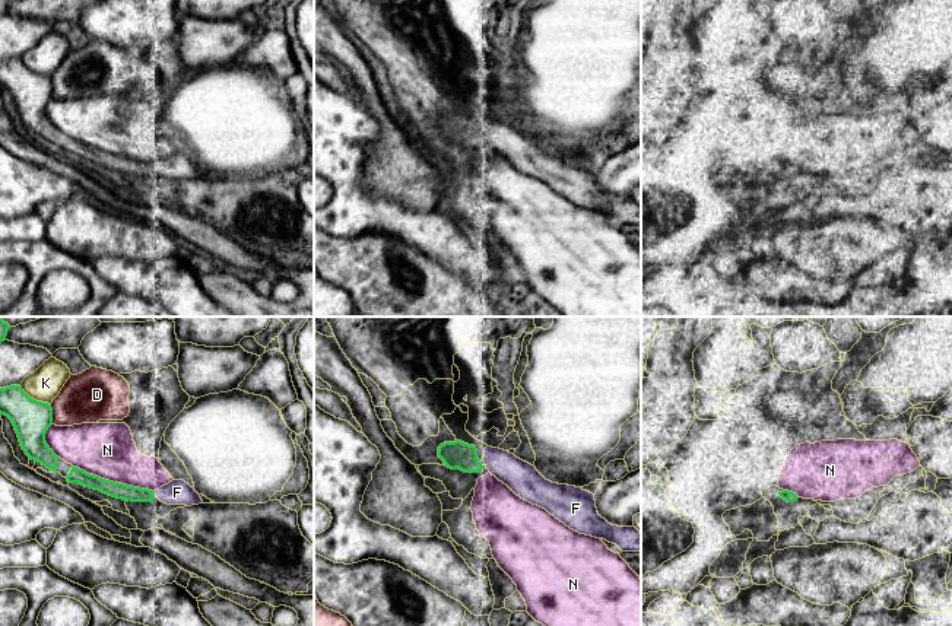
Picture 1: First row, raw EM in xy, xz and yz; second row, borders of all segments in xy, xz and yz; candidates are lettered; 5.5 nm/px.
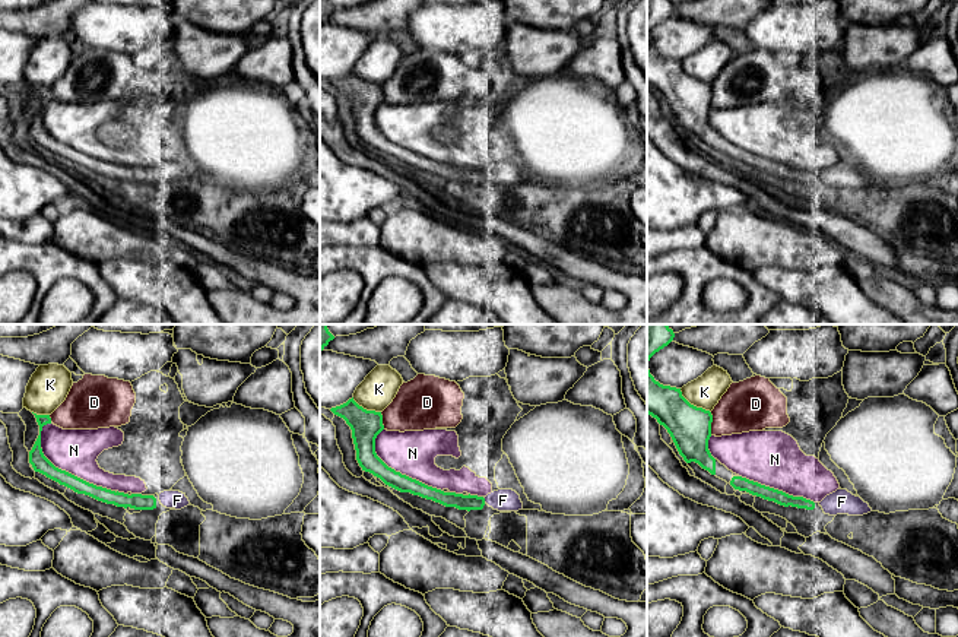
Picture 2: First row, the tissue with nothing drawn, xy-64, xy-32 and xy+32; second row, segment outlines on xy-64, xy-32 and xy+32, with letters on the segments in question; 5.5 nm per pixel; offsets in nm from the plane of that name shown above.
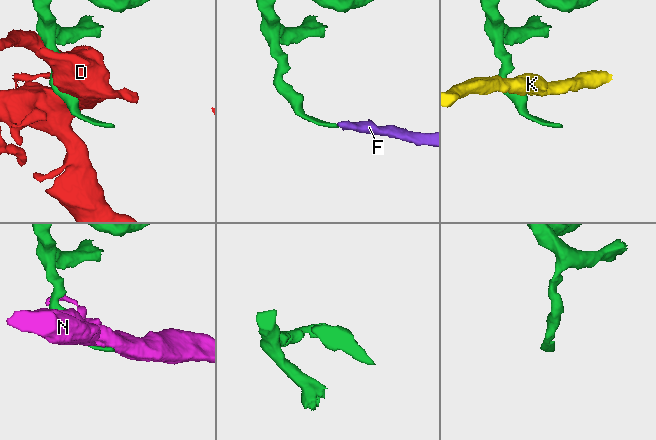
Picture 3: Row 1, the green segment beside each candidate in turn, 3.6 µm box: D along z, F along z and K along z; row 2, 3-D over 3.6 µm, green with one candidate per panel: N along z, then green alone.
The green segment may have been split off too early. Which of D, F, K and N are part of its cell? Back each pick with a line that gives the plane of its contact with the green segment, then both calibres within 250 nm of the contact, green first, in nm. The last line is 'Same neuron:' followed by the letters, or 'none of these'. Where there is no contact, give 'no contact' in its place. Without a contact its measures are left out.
F: contact in xy; calibres 90 and 140 nm
Same neuron: F

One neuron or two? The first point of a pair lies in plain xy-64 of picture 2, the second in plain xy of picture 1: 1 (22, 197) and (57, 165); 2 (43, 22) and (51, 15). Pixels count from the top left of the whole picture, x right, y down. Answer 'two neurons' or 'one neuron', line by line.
1: two neurons
2: one neuron

